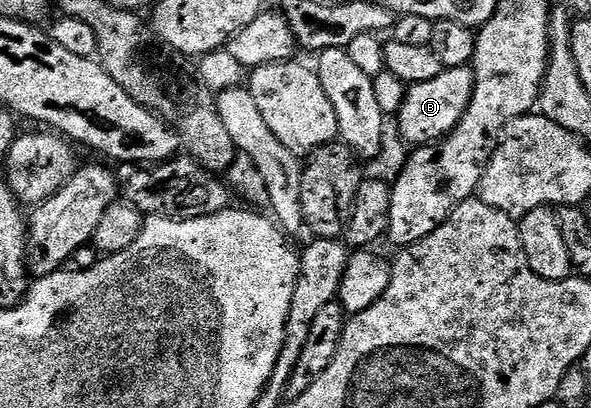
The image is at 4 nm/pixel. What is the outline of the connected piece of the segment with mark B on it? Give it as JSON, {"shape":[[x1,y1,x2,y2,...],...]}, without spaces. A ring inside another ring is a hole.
{"shape":[[446,67,432,81,414,83,406,90,405,100,395,114,397,127,409,145,424,145,449,135,455,125,467,113,467,105,473,96,473,69,467,67]]}

